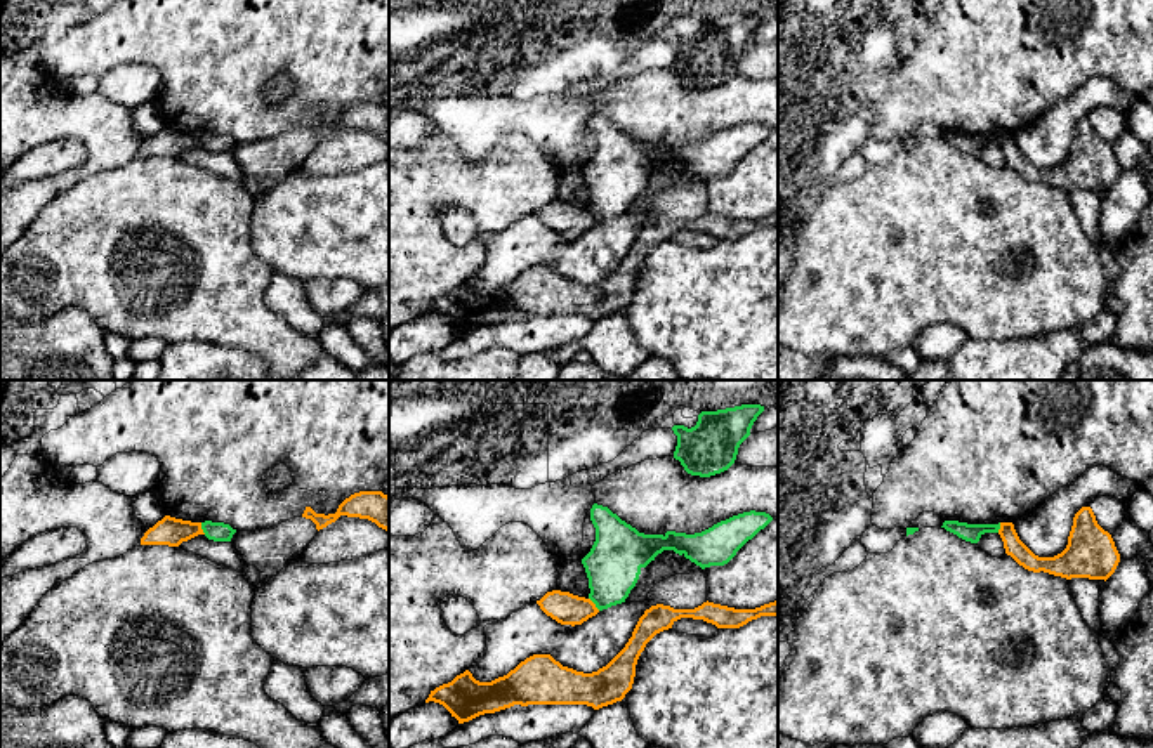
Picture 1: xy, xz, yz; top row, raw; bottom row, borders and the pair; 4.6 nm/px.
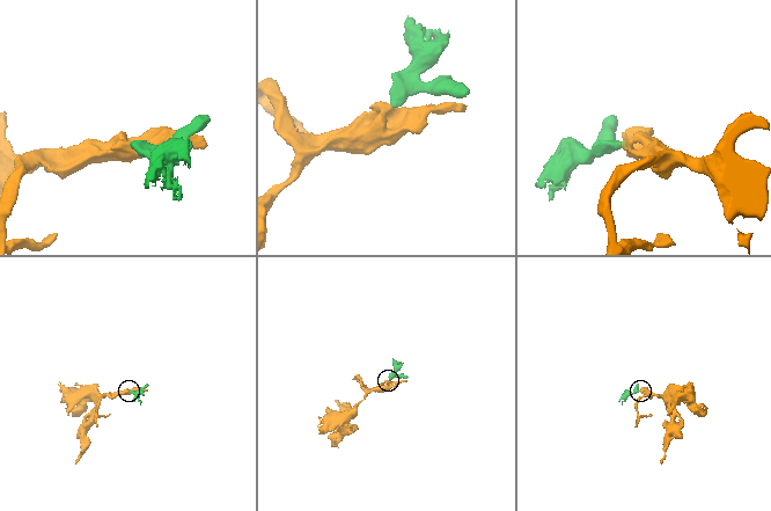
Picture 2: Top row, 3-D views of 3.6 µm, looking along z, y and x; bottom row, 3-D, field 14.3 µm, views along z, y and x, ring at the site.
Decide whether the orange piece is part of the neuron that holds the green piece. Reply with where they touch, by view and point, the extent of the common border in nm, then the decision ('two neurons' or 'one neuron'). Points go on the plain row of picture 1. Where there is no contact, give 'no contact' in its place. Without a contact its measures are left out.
xz (594, 214) | 80 nm | two neurons

